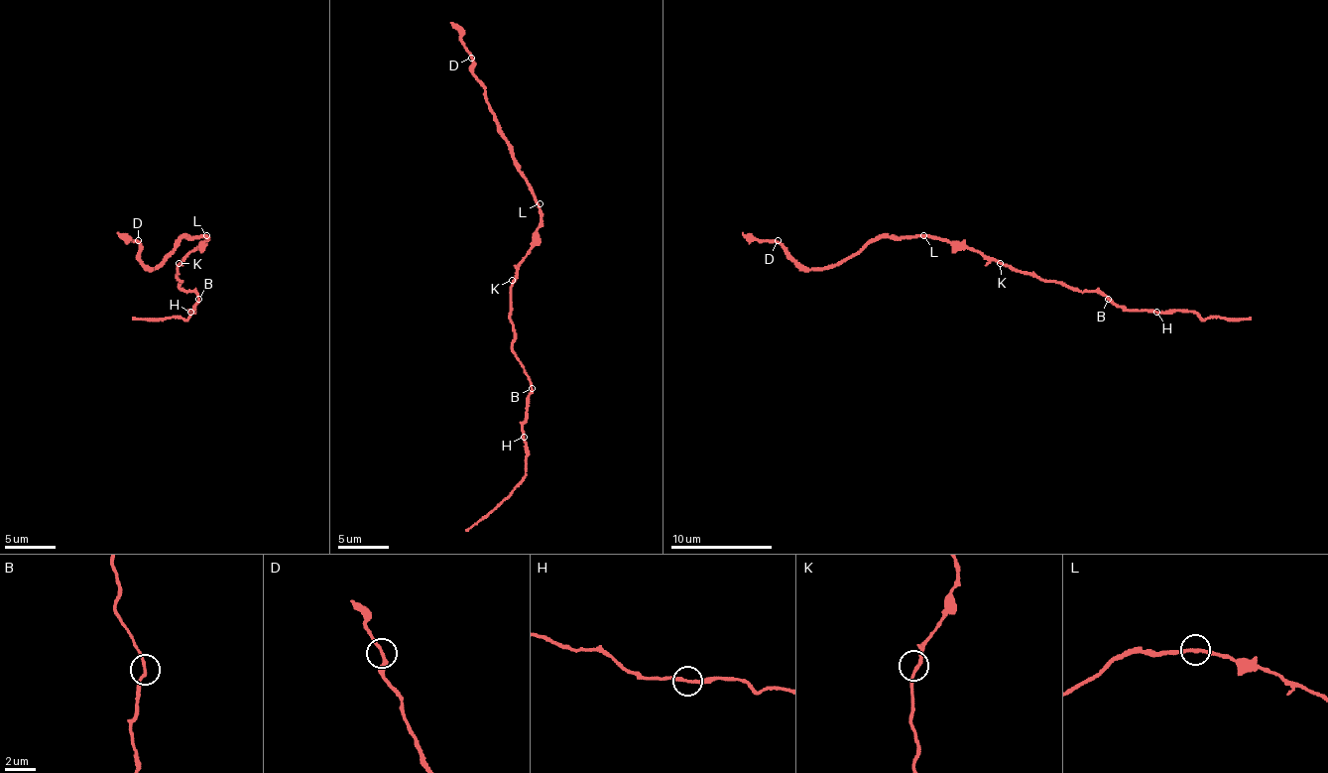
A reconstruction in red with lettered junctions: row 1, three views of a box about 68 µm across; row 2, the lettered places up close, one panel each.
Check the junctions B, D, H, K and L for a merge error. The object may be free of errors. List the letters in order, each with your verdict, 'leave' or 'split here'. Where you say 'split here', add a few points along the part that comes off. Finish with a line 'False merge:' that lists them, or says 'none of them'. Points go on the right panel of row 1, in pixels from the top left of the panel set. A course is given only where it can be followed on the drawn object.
B: leave
D: leave
H: leave
K: leave
L: leave
False merge: none of them

